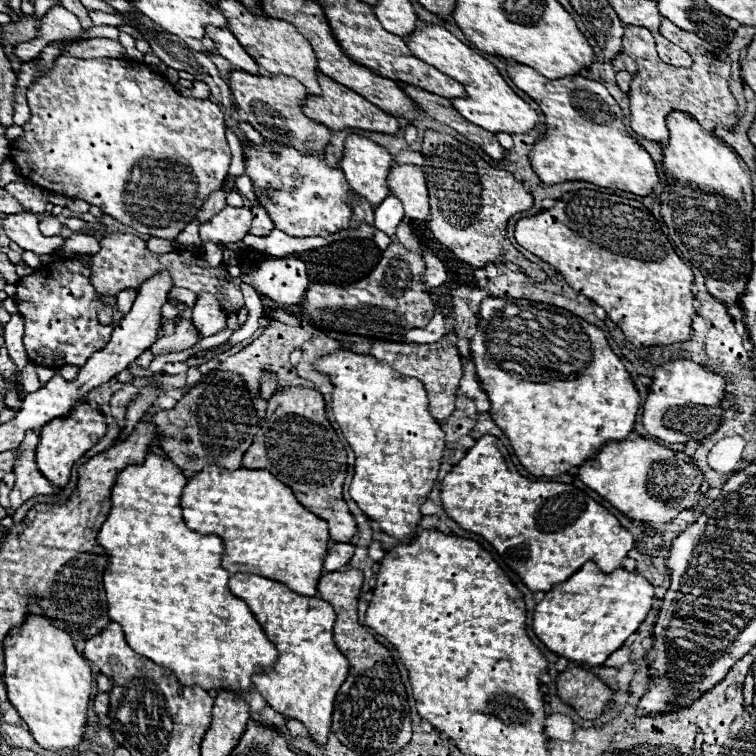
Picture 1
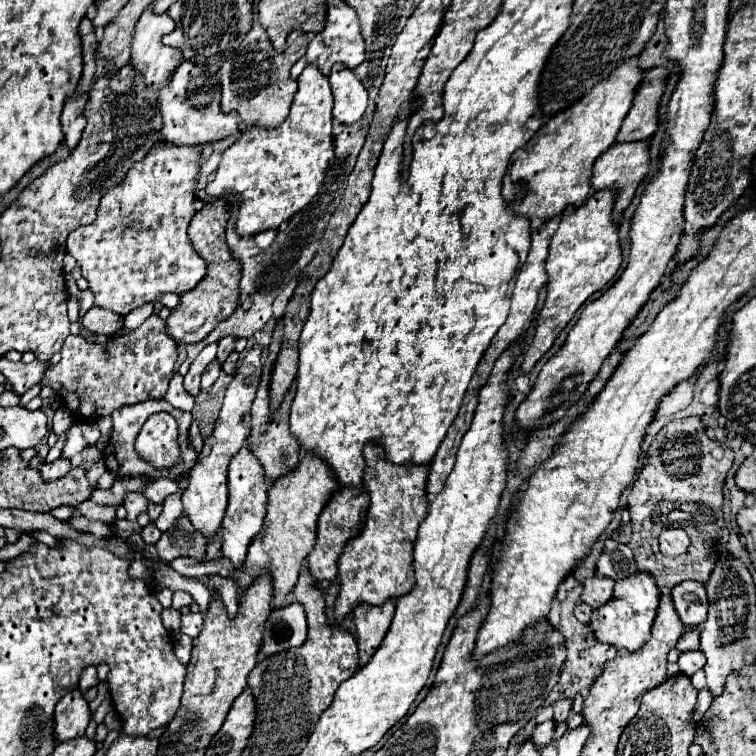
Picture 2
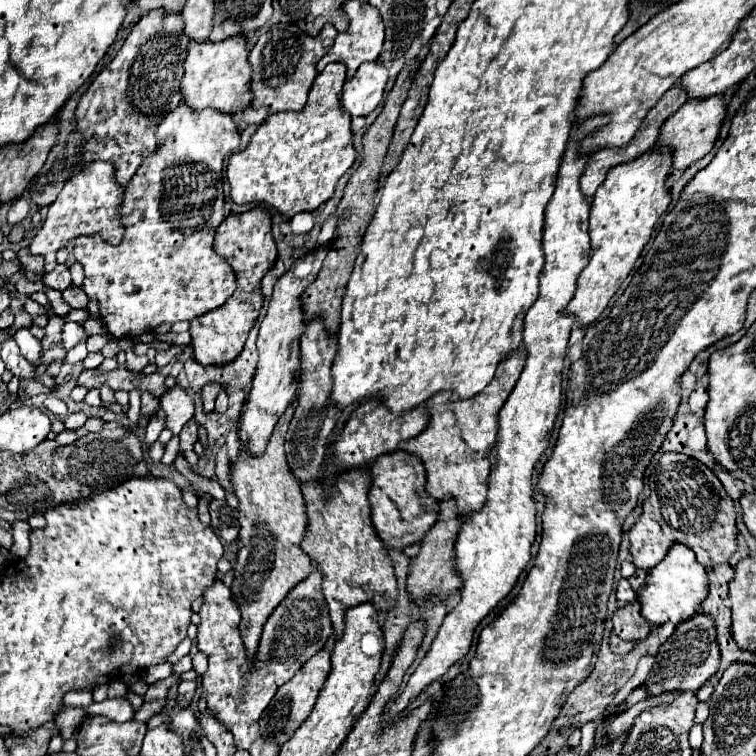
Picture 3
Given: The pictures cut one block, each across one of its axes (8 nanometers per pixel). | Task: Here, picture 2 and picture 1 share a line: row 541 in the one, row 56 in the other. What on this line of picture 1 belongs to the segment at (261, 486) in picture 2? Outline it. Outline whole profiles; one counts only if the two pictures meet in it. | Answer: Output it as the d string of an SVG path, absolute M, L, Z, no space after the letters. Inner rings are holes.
M208 26L206 34L214 40L214 46L218 50L220 56L224 56L226 60L230 60L236 68L258 76L260 74L260 66L256 64L256 60L240 46L240 42L234 38L234 34L228 28L214 28Z

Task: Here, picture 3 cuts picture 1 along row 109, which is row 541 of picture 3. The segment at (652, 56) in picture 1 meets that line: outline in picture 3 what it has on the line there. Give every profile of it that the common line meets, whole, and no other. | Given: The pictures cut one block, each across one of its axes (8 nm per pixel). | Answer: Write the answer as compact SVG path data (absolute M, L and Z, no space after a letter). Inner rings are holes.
M664 452L654 466L654 474L648 474L646 480L650 494L642 504L640 518L628 530L636 568L654 568L676 542L690 546L706 570L724 564L736 552L734 502L708 466L682 452Z

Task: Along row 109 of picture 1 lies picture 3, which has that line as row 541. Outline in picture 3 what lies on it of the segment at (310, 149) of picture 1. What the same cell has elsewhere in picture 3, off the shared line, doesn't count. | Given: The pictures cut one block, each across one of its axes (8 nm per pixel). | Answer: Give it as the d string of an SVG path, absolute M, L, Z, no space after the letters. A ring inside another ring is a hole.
M294 402L278 420L266 452L262 456L248 456L240 452L238 460L232 466L232 488L240 500L240 550L236 556L234 582L230 590L242 614L238 630L246 646L248 662L254 662L266 618L286 598L286 594L310 574L310 558L300 550L300 542L308 526L308 516L304 510L306 502L298 480L294 480L290 474L284 454L284 436L292 414Z

